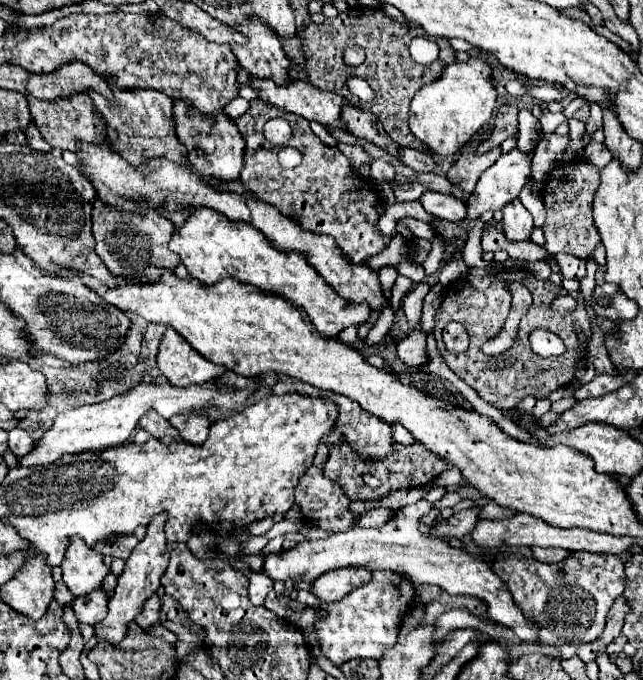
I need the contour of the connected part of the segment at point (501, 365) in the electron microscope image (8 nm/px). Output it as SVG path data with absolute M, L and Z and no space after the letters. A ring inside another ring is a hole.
M530 279L530 293L534 297L534 303L530 307L530 311L522 317L520 321L520 329L518 329L518 339L516 339L516 345L510 347L508 351L504 351L502 355L496 355L496 357L486 357L482 353L482 343L478 339L470 339L470 347L464 351L464 353L450 353L446 347L444 347L444 341L442 341L442 329L446 323L450 323L452 319L456 319L456 301L454 301L454 313L450 311L450 297L444 301L448 303L448 307L442 303L436 311L436 327L434 327L434 335L436 335L436 343L438 343L438 351L440 355L444 357L446 365L460 377L464 379L484 401L492 403L494 407L506 411L506 409L512 409L518 405L520 399L524 399L526 395L534 395L534 397L548 397L552 391L568 385L574 381L574 375L576 375L576 367L578 363L582 361L582 355L588 347L588 341L590 341L590 317L586 313L586 305L584 305L584 297L578 293L578 291L570 291L570 295L578 301L578 307L574 313L570 315L558 315L550 309L550 303L552 303L552 293L558 291L558 293L564 293L564 289L560 289L560 285L552 285L552 281L540 281L540 279ZM574 323L580 325L582 333L586 335L586 341L582 341L576 331L574 331ZM534 329L548 329L548 331L554 331L564 343L566 343L566 351L560 355L560 357L536 357L536 353L532 351L530 347L530 333Z

